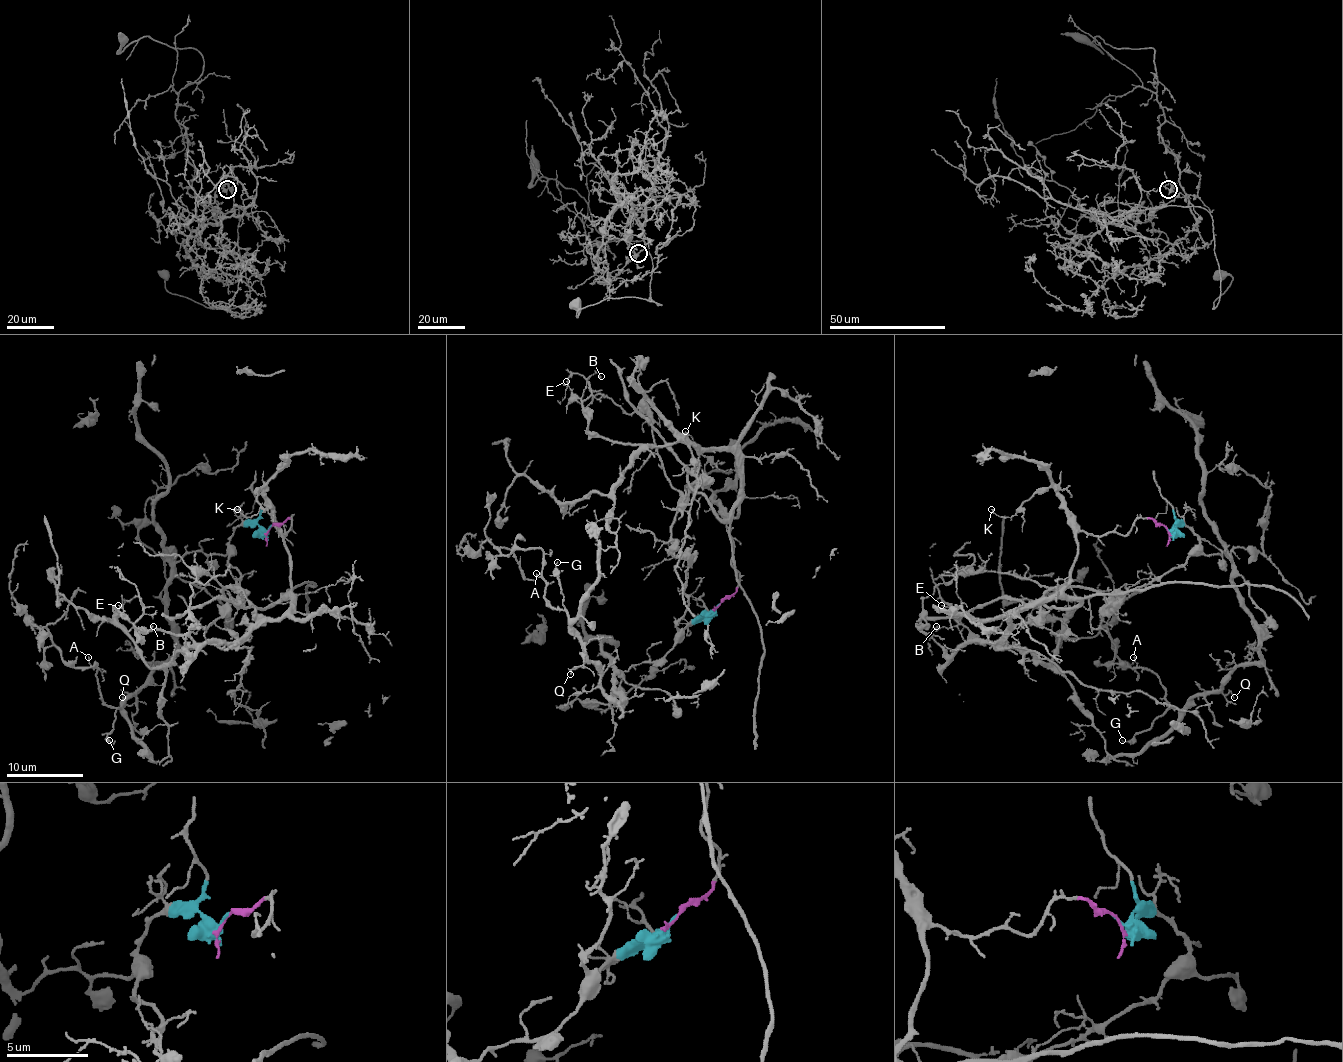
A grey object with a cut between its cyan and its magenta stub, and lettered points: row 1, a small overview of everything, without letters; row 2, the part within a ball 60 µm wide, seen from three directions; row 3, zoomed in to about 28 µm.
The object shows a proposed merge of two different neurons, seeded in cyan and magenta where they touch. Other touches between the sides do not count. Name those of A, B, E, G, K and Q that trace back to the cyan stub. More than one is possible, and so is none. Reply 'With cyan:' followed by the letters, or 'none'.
With cyan: A, G, Q

